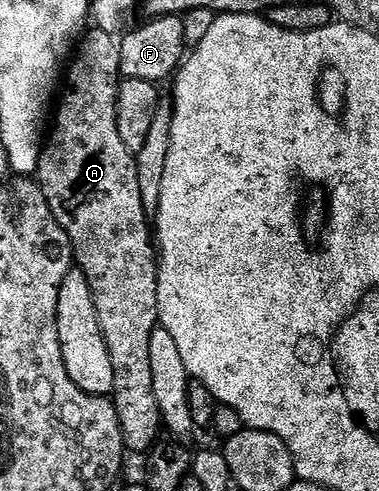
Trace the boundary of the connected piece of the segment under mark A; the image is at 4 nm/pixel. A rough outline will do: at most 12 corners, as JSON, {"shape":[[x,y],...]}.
{"shape":[[121,36],[63,76],[35,179],[71,238],[126,449],[163,432],[159,252],[119,134]]}

